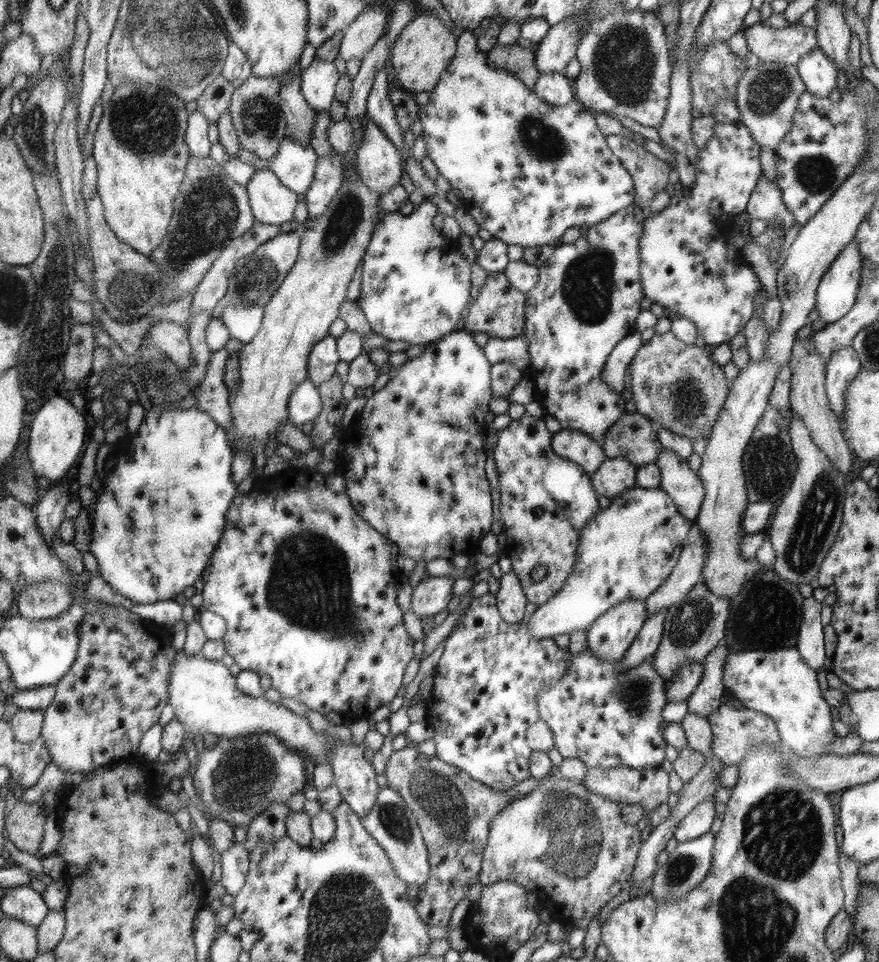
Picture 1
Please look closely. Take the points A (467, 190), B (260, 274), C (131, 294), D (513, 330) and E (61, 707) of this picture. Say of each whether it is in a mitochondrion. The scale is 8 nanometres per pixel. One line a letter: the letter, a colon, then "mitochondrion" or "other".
A: other
B: mitochondrion
C: mitochondrion
D: other
E: other

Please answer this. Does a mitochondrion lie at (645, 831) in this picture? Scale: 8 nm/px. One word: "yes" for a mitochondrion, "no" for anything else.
no

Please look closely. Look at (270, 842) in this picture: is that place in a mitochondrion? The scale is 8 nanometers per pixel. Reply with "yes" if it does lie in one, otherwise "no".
no

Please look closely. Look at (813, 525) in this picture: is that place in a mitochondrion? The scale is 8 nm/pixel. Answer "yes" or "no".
yes

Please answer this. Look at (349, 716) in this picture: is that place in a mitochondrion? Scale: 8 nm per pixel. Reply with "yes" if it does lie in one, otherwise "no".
no

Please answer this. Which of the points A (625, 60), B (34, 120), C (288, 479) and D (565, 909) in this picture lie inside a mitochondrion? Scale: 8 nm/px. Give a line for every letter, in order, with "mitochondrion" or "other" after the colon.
A: mitochondrion
B: mitochondrion
C: other
D: other

